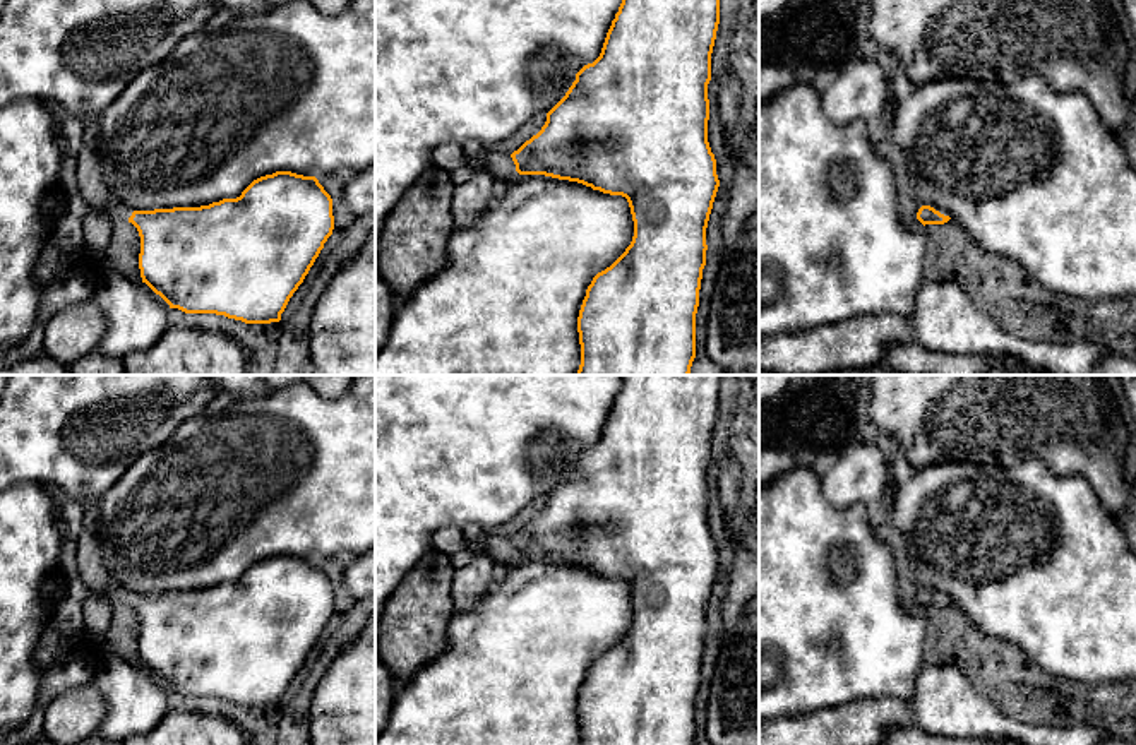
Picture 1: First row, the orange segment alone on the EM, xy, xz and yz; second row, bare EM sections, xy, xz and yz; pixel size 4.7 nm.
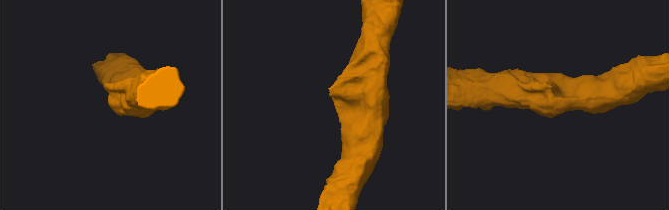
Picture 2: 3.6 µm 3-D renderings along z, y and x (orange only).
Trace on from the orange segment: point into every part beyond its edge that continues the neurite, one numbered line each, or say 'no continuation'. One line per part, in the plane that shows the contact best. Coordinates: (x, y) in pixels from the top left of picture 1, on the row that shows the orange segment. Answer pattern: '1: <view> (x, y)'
1: xz (499, 165)

